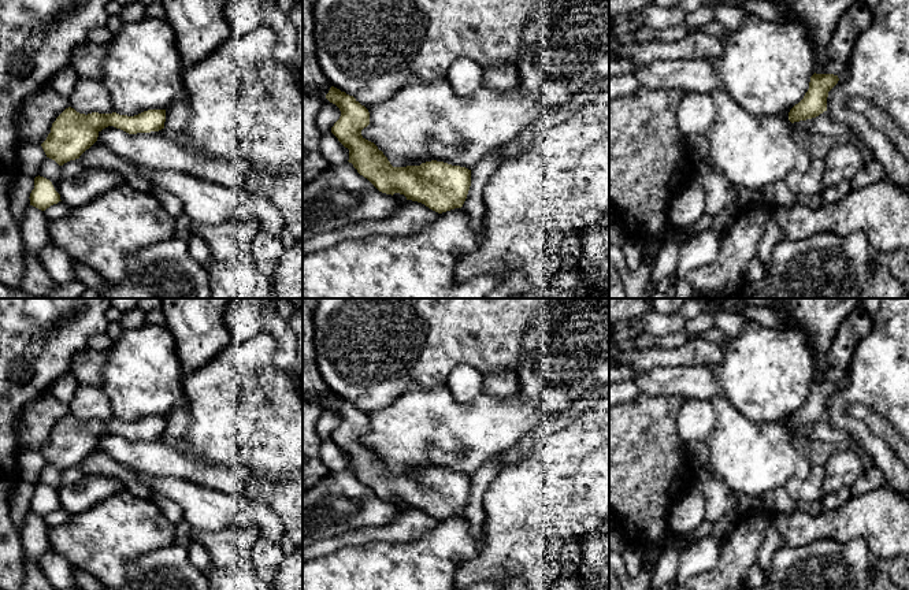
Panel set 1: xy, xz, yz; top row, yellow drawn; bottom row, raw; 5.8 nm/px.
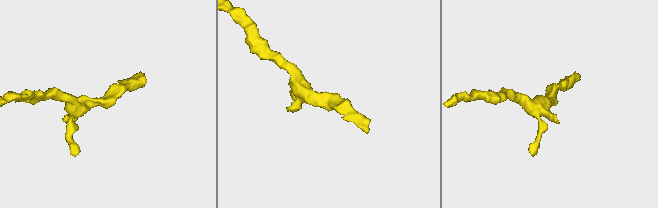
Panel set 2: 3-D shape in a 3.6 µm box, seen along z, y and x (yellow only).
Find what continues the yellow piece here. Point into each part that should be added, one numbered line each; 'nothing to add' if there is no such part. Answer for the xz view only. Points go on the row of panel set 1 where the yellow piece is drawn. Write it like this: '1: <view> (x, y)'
nothing to add

